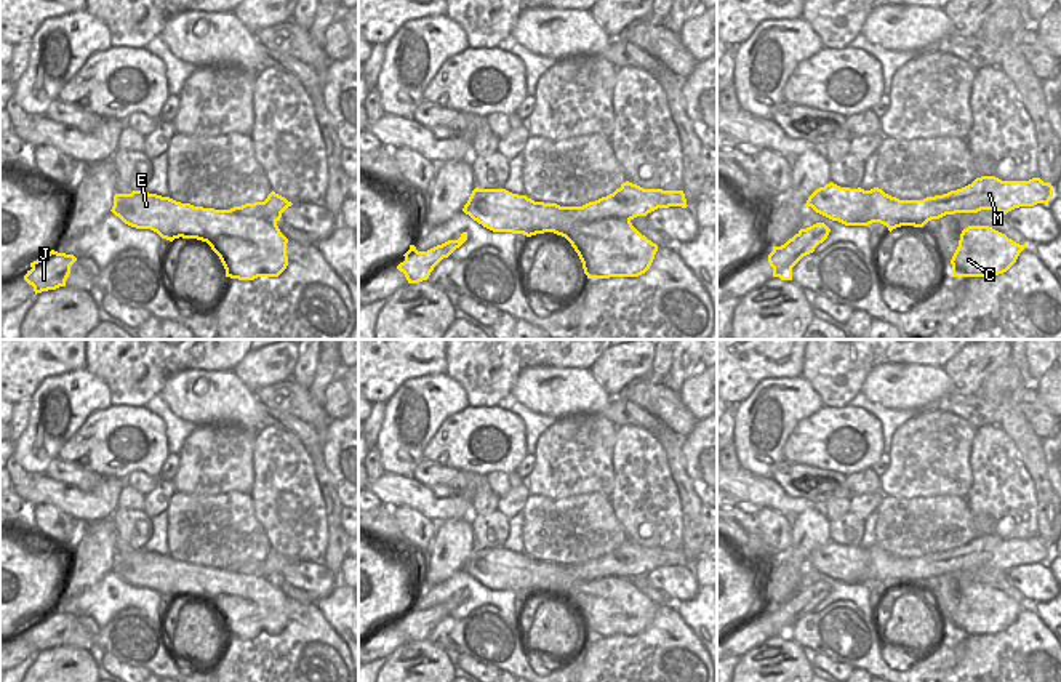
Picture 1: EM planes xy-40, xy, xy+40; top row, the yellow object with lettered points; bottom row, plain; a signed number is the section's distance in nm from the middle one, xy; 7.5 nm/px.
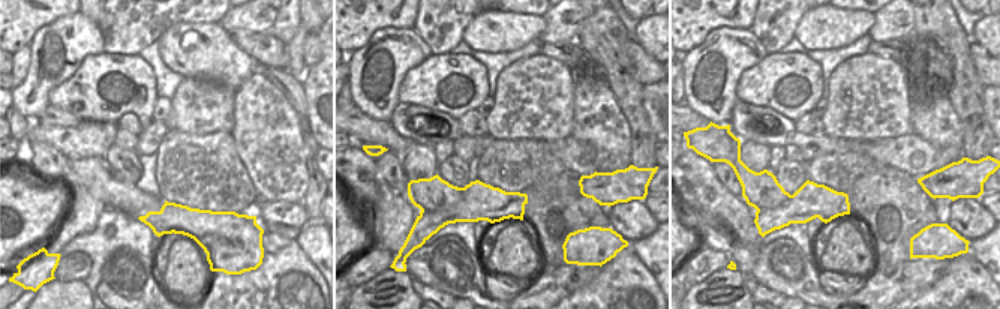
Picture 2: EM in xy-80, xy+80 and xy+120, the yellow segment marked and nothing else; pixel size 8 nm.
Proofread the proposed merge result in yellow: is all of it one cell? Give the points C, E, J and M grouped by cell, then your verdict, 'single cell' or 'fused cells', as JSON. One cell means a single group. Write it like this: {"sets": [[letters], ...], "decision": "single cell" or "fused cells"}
{"sets": [["C", "E"], ["J", "M"]], "decision": "fused cells"}

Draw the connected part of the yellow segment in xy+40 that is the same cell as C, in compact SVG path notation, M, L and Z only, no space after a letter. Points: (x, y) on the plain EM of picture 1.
M968 584L951 618L952 636L995 636L1007 631L1027 604L989 584Z

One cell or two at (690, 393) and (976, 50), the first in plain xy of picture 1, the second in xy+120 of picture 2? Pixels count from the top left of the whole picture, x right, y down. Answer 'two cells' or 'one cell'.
two cells

